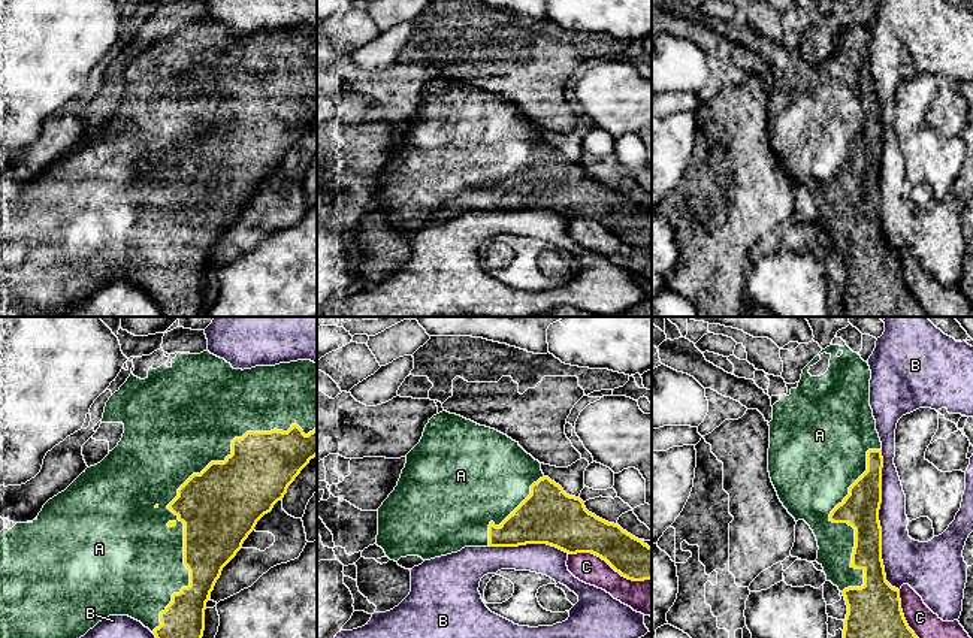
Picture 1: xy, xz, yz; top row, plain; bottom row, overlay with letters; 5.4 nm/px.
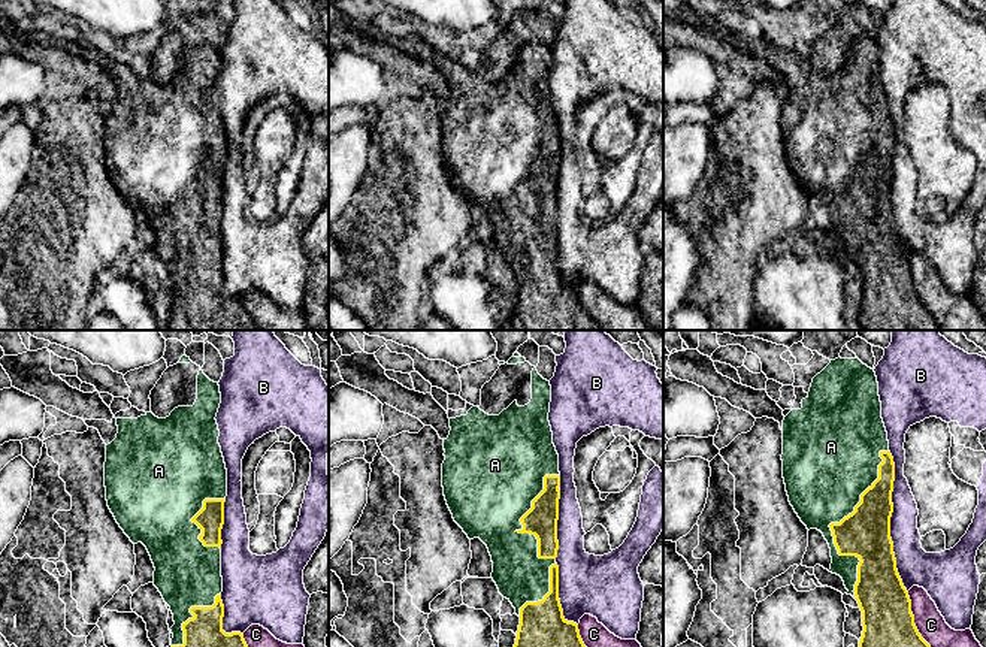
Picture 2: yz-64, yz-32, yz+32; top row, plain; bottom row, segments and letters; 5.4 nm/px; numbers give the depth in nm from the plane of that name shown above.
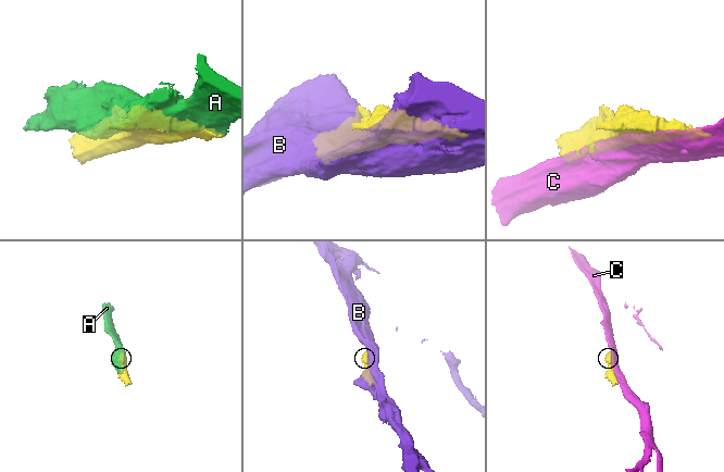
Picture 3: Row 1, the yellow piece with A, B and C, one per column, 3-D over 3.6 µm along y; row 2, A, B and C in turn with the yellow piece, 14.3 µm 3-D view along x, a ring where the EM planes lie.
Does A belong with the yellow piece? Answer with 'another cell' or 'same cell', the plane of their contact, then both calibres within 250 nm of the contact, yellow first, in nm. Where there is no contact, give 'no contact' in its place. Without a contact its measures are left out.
same cell; contact in xy; calibres 420 and 440 nm

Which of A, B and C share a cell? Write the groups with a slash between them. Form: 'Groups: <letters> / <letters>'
Groups: A / B / C

